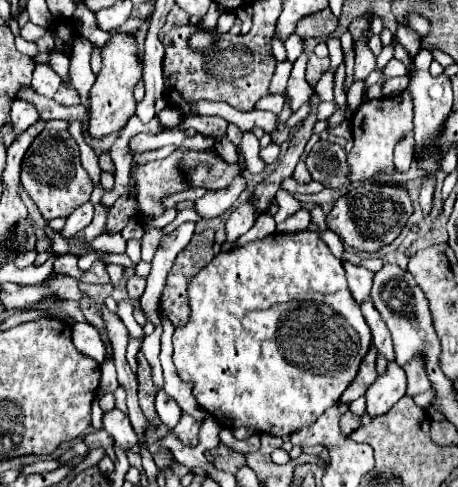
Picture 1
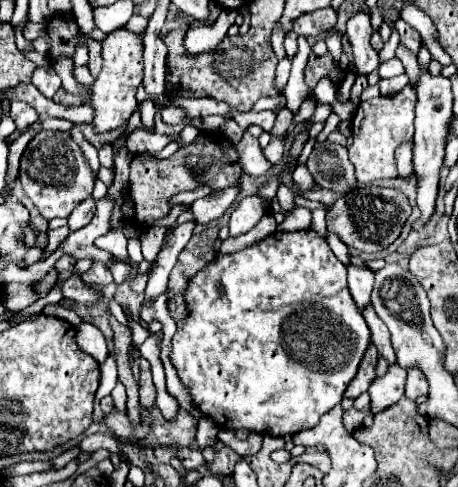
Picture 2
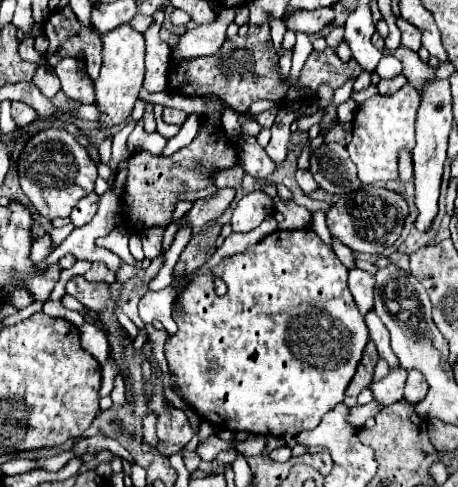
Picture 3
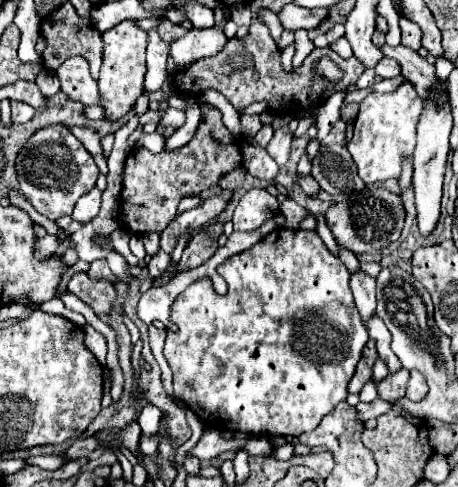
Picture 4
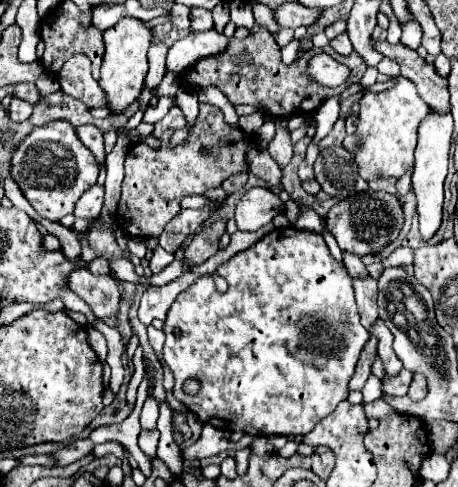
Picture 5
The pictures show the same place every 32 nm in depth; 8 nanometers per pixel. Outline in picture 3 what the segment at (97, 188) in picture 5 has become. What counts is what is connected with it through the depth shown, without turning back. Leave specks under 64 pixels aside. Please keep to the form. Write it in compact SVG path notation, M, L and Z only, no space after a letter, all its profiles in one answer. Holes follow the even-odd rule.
M90 192L88 196L84 196L84 200L80 200L78 206L74 208L74 212L70 214L72 224L76 224L76 226L88 224L98 210L98 202L100 202L100 196L96 192Z

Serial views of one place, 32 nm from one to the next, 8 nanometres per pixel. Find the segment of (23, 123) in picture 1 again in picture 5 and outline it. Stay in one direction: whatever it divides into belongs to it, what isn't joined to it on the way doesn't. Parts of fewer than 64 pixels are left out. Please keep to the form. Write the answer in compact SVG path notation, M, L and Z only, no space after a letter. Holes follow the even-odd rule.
M12 98L10 106L8 106L8 116L10 120L16 120L16 122L24 122L28 120L32 114L32 104L26 102L26 100L20 100L20 98Z

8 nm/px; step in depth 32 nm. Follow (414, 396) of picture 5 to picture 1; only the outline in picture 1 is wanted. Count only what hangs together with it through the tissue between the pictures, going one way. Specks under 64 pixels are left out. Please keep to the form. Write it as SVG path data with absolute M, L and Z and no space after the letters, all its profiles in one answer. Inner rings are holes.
M418 358L412 360L412 362L408 362L404 366L404 370L406 370L406 376L408 376L408 390L406 390L408 396L414 398L416 394L422 394L422 392L430 390L428 376L426 376L426 372L422 368L422 362Z

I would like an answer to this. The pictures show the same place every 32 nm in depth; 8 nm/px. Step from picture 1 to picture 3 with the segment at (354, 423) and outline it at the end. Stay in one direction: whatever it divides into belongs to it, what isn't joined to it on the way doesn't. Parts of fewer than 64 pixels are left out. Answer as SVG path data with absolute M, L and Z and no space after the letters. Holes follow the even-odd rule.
M376 400L370 402L370 404L356 404L354 408L350 408L348 422L350 422L352 426L356 426L356 428L362 428L368 418L374 418L374 416L376 416L380 410L384 410L384 408L386 408L386 406L376 404Z

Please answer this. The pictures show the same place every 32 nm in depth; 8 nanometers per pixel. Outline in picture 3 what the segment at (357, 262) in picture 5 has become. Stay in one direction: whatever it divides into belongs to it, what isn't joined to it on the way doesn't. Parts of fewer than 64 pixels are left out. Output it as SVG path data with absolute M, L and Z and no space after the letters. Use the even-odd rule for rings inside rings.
M334 238L334 252L336 252L336 256L346 264L346 268L354 268L354 266L356 266L356 264L354 264L354 254L352 254L352 250L346 248L344 244L340 244L336 238Z

